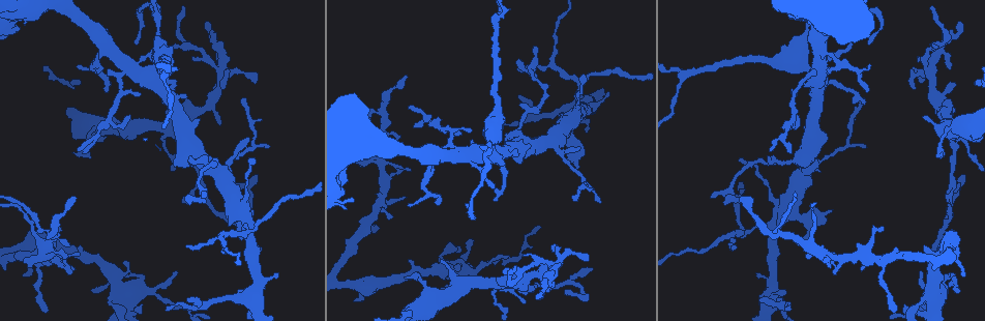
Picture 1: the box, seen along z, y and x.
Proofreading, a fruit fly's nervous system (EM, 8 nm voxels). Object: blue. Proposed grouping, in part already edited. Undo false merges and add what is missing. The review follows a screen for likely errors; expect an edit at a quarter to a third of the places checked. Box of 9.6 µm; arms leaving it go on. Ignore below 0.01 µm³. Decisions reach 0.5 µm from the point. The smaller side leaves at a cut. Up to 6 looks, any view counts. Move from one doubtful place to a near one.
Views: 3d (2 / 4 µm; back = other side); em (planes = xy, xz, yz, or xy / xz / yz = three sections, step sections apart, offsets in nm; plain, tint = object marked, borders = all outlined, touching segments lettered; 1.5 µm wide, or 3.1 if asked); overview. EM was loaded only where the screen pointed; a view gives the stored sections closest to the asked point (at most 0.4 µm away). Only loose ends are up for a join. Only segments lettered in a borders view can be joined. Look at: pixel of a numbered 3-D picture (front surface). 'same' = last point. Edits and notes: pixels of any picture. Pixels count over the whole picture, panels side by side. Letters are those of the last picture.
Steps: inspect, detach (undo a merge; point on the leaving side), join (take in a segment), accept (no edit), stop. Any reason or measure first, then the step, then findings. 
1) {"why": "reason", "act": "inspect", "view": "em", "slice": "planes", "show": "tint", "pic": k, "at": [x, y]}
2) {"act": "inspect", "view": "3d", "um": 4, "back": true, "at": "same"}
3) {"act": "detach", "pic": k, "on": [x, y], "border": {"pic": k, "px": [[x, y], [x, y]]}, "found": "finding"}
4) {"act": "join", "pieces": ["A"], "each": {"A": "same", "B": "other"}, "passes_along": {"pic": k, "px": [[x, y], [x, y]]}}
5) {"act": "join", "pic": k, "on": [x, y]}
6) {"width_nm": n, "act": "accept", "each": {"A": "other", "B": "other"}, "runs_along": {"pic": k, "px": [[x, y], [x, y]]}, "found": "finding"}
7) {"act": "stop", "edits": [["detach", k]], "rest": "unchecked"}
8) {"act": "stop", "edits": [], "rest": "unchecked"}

{"why": "thin end", "act": "inspect", "view": "em", "slice": "xy", "step": 4, "show": "borders", "pic": 1, "at": [205, 195]}

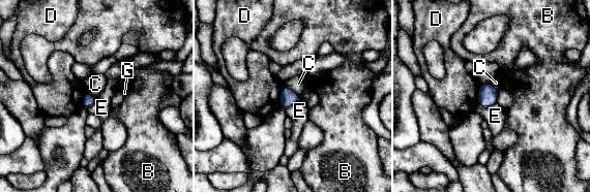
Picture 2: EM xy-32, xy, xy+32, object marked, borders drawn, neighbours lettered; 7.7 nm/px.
{"longest_contact_nm": ["D", 170], "act": "accept", "each": {"B": "other", "C": "other", "D": "other", "E": "other", "G": "other"}, "border": {"pic": 2, "px": [[498, 91], [496, 102]]}, "found": "no lettered segment goes on from it"}

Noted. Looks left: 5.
{"why": "free end", "act": "inspect", "view": "em", "slice": "planes", "show": "borders", "pic": 1, "at": [187, 300]}

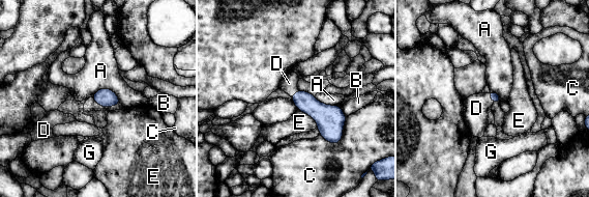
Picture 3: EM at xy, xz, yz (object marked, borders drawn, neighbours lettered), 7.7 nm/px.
{"longest_contact_nm": ["C", 260], "act": "join", "pieces": ["D"], "each": {"A": "other", "B": "other", "C": "other", "D": "same", "E": "other", "G": "other"}, "passes_along": {"pic": 3, "px": [[495, 97], [491, 99], [476, 108]]}, "found": "the neuron continues"}

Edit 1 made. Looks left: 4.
{"why": "see it whole again", "act": "inspect", "view": "overview"}

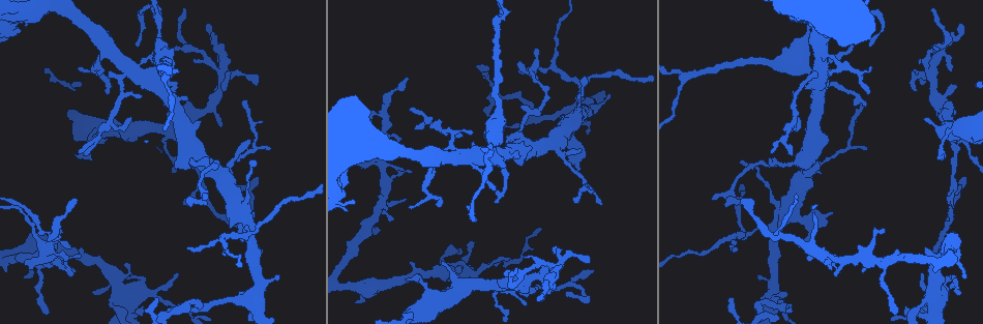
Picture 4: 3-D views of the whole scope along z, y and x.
{"why": "branch stops here", "act": "inspect", "view": "em", "slice": "yz", "step": 4, "show": "borders", "pic": 4, "at": [128, 266]}

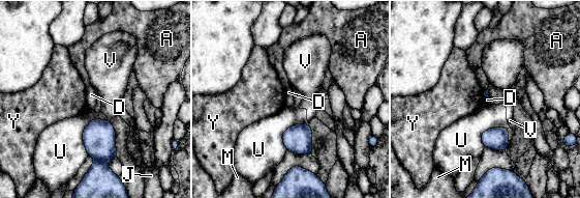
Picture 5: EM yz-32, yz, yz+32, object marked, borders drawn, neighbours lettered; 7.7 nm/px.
{"act": "inspect", "view": "em", "slice": "planes", "show": "borders", "at": "same"}

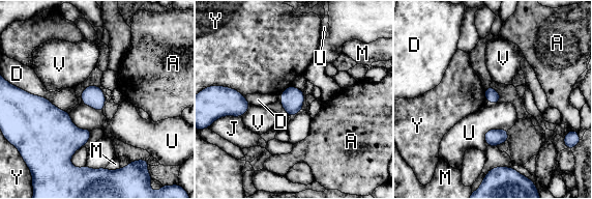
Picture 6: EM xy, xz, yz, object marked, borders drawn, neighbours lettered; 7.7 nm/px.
{"act": "accept", "each": {"A": "other", "D": "other", "J": "other", "M": "other", "U": "other", "V": "other", "Y": "other"}, "found": "no lettered segment goes on from it"}

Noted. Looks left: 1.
{"act": "stop", "edits": [["join", 3]], "rest": "unchecked"}

